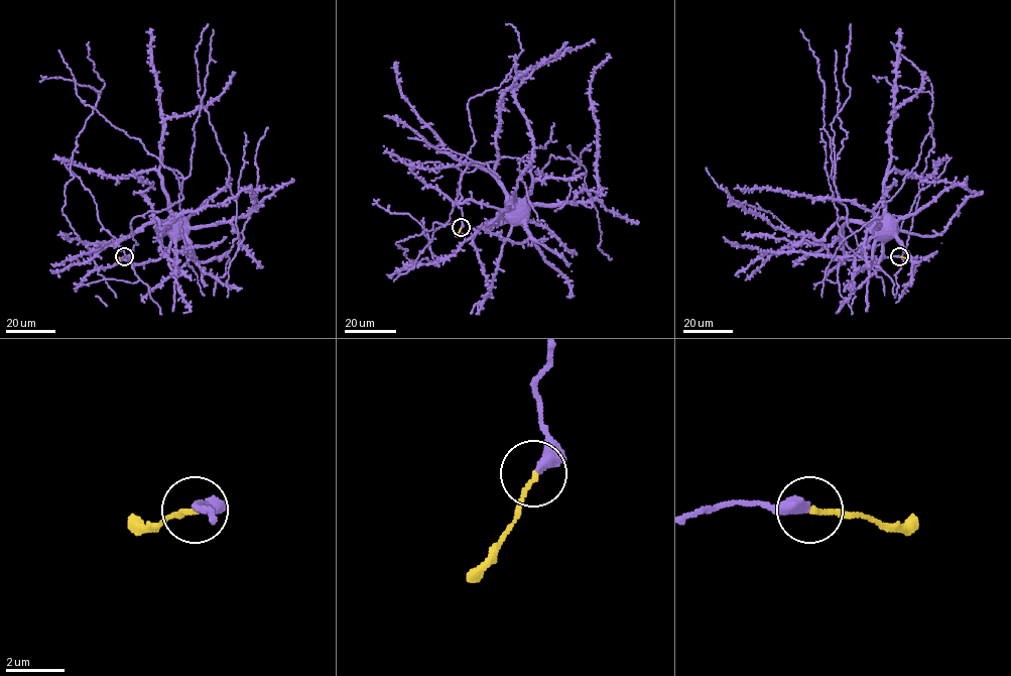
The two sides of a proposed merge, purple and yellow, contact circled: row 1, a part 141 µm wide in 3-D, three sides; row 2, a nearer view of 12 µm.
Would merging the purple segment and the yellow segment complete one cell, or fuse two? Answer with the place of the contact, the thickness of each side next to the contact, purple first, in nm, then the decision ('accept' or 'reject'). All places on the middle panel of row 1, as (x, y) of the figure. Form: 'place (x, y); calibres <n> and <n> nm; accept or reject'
place (461, 227); calibres 400 and 170 nm; accept

